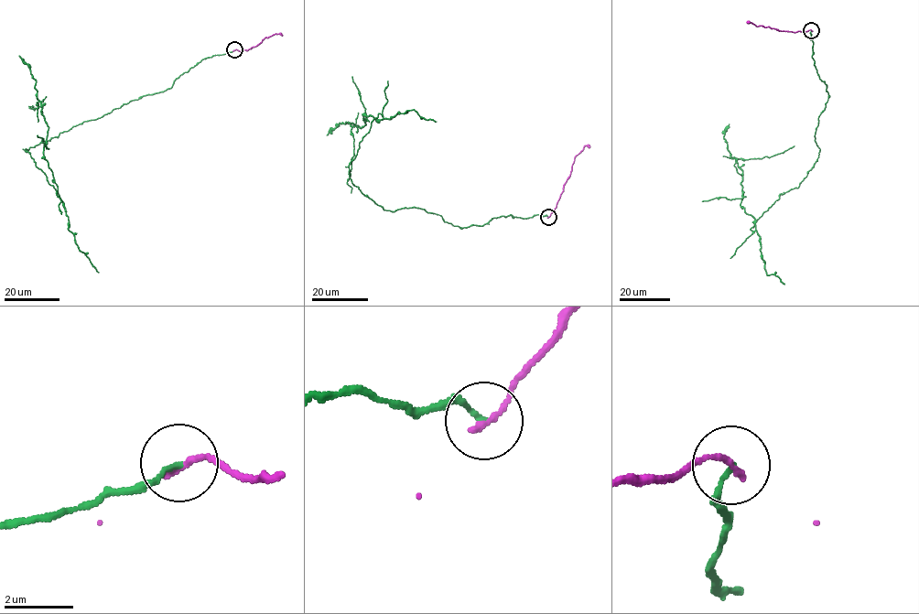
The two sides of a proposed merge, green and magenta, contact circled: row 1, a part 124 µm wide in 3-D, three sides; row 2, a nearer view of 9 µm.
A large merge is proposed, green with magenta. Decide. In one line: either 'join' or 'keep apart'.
keep apart

